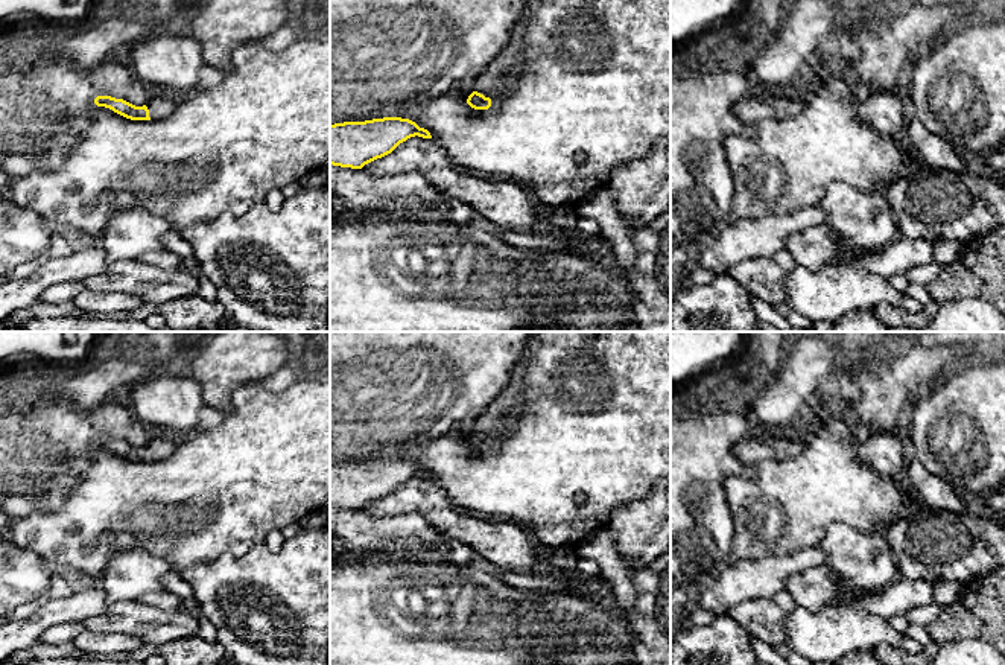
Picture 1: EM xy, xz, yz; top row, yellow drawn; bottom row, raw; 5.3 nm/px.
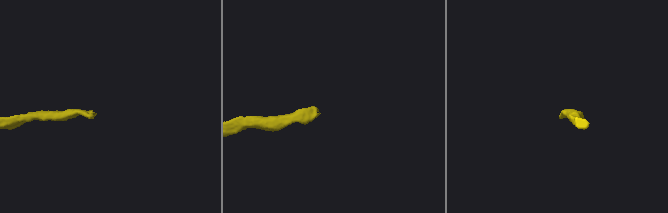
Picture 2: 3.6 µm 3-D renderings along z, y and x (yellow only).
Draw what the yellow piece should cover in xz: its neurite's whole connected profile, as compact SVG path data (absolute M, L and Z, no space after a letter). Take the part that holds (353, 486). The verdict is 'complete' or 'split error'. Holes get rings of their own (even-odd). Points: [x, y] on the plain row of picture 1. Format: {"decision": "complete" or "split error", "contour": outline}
{"decision": "complete", "contour": "M401 458L330 466L330 505L362 510L415 476L432 479L427 470Z"}

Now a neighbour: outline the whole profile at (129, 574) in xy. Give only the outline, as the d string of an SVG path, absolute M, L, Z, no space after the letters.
M143 548L120 549L108 558L100 574L100 587L108 603L138 600L151 592L164 592L163 575L169 569L169 562Z

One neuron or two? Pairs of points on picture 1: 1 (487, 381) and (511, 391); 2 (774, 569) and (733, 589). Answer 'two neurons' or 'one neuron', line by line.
1: two neurons
2: one neuron

